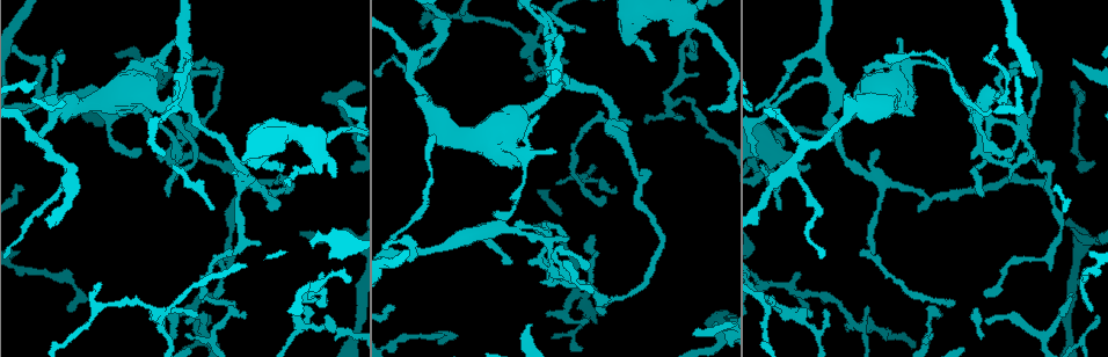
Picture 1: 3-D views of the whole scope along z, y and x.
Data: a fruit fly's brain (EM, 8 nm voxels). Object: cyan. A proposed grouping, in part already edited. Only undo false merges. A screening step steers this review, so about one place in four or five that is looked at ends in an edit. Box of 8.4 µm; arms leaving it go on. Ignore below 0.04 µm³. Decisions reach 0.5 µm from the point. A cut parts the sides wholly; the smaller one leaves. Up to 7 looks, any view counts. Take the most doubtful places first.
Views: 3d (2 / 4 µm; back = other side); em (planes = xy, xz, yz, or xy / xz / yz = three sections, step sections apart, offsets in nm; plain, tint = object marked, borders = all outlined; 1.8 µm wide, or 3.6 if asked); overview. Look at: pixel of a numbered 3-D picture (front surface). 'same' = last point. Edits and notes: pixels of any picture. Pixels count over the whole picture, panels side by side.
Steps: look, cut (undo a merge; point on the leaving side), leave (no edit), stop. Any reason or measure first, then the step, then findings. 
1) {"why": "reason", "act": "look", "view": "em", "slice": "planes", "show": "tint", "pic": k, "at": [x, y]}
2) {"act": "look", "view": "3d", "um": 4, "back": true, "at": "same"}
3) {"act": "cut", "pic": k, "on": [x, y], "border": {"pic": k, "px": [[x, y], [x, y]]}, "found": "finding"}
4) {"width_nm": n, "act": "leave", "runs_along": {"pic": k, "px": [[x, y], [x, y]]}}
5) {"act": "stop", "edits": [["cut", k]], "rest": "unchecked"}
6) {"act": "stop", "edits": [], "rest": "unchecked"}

{"why": "branch point", "act": "look", "view": "em", "slice": "xz", "step": 8, "show": "plain", "pic": 1, "at": [500, 221]}

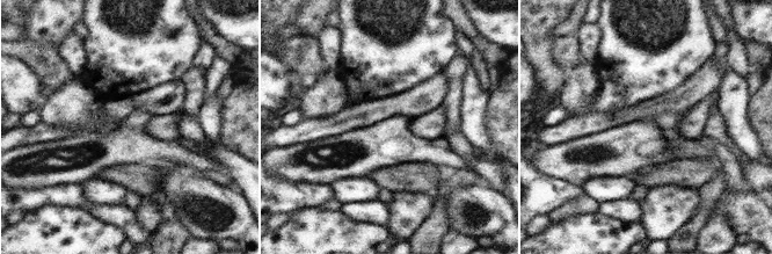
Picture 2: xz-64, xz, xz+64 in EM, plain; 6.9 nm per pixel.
{"why": "where the object lies", "act": "look", "view": "em", "slice": "xz", "step": 8, "show": "tint", "at": "same"}

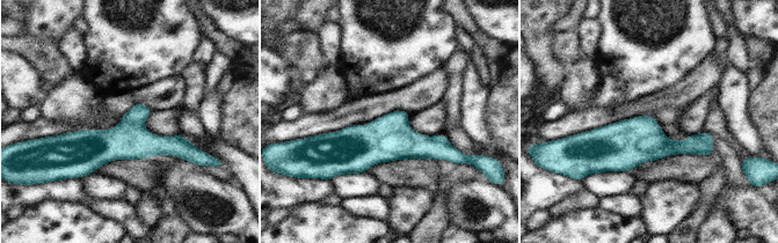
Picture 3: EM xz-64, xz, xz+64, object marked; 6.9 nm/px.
{"act": "leave", "runs_along": {"pic": 3, "px": [[322, 138], [452, 149]]}, "found": "one neuron here"}

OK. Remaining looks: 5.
{"why": "three arms meet", "act": "look", "view": "3d", "um": 2, "pic": 1, "at": [822, 59]}

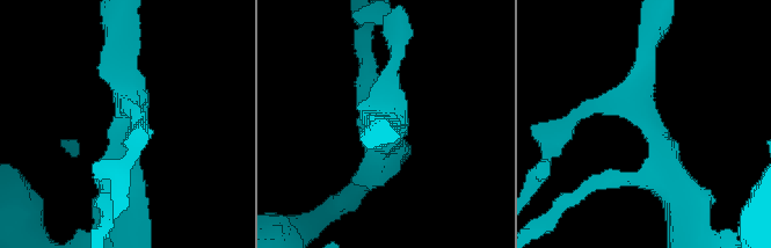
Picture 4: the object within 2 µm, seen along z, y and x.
{"why": "need the tissue", "act": "look", "view": "em", "slice": "xy", "step": 16, "show": "tint", "pic": 4, "at": [649, 121]}

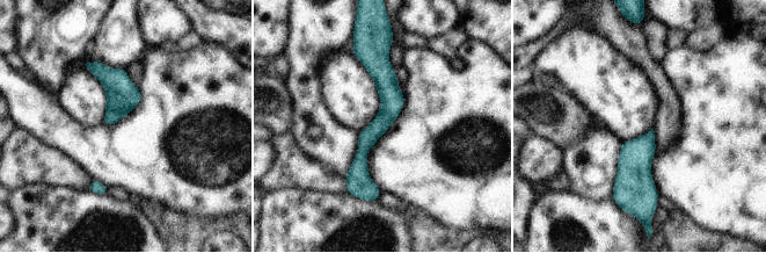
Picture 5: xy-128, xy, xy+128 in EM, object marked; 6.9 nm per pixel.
{"act": "leave", "found": "continuous, no second neuron"}

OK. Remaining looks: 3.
{"act": "look", "view": "3d", "um": 4, "back": true, "pic": 1, "at": [907, 64]}

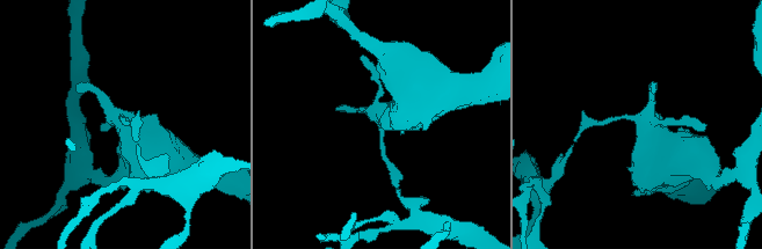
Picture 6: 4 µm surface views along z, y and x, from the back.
{"act": "look", "view": "em", "um": 3.6, "slice": "planes", "show": "borders", "pic": 6, "at": [638, 118]}

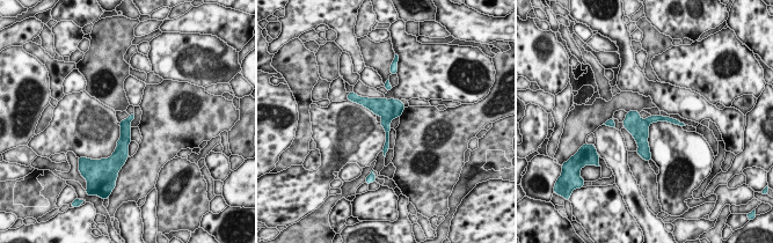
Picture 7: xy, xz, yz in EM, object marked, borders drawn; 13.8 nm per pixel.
{"width_nm": 160, "act": "cut", "pic": 7, "on": [399, 107], "found": "two neurons meet here"}

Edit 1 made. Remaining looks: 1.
{"act": "stop", "edits": [["cut", 7]], "rest": "unchecked"}

